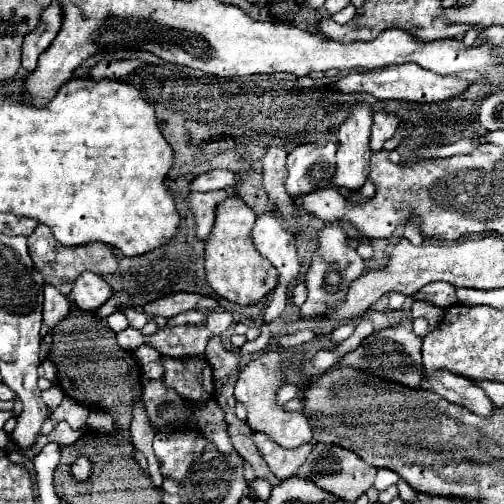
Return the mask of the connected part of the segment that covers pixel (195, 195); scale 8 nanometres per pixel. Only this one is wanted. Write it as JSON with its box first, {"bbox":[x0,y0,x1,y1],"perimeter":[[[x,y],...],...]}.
{"bbox":[188,188,238,240],"perimeter":[[[222,188],[216,192],[192,192],[188,196],[188,206],[190,206],[190,212],[194,214],[196,232],[202,240],[210,236],[210,230],[216,218],[216,206],[234,194],[238,194],[236,188]]]}

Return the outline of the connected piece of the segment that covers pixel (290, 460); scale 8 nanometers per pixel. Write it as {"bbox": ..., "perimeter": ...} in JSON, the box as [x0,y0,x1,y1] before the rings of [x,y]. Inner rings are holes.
{"bbox":[252,432,312,480],"perimeter":[[[262,432],[252,434],[252,440],[254,440],[260,456],[266,460],[270,472],[278,480],[294,476],[296,470],[304,464],[304,460],[308,458],[308,454],[312,450],[312,444],[302,444],[300,448],[292,448],[292,450],[282,448],[280,444],[276,444],[274,440],[270,440]]]}

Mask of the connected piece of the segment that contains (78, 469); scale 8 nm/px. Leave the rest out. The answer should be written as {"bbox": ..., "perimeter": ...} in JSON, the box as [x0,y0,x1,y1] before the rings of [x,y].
{"bbox":[72,458,92,480],"perimeter":[[[78,458],[76,462],[74,462],[74,466],[72,466],[72,474],[78,478],[78,480],[86,480],[88,476],[90,476],[90,470],[92,470],[92,464],[90,464],[90,460],[88,458]]]}

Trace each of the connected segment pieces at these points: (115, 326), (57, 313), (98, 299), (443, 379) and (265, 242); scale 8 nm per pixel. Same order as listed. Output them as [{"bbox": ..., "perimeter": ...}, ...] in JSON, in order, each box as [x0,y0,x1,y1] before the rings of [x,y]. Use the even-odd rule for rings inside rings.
[{"bbox":[106,312,128,332],"perimeter":[[[114,312],[114,314],[110,314],[110,316],[106,318],[106,322],[108,322],[108,328],[114,330],[114,332],[122,332],[124,328],[128,328],[128,320],[126,320],[124,312]]]},{"bbox":[44,286,70,328],"perimeter":[[[54,286],[44,288],[44,324],[54,328],[70,312],[70,300]]]},{"bbox":[70,272,112,312],"perimeter":[[[82,272],[70,292],[70,300],[76,304],[76,308],[86,312],[98,310],[110,296],[112,288],[104,282],[102,276],[96,276],[94,272]]]},{"bbox":[420,372,494,416],"perimeter":[[[422,372],[420,386],[424,390],[436,392],[438,396],[442,396],[452,404],[468,408],[478,416],[492,416],[494,412],[494,404],[484,394],[484,390],[474,386],[468,378],[456,376],[454,372],[432,372],[432,374]]]},{"bbox":[254,212,300,290],"perimeter":[[[266,212],[256,218],[254,230],[256,250],[280,272],[276,290],[288,290],[288,284],[300,274],[300,260],[296,254],[296,238],[284,228],[276,212]]]}]

